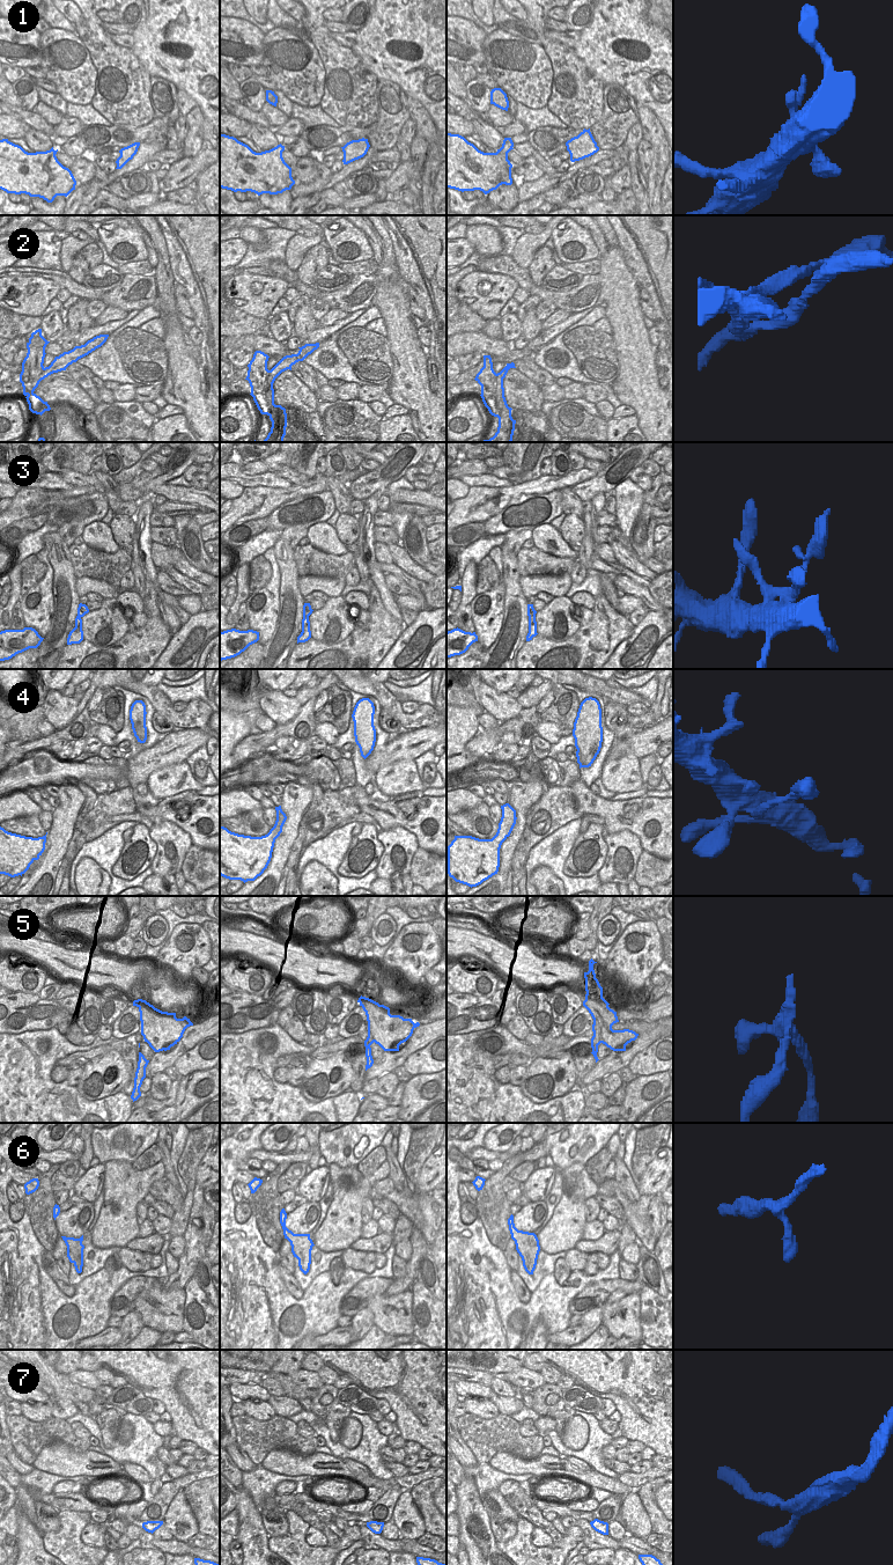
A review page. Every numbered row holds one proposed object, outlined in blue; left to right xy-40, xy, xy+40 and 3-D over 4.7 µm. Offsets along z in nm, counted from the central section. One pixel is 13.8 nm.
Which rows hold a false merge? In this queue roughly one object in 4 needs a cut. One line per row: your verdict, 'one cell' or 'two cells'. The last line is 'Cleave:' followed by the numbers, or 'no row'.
1: one cell
2: two cells
3: one cell
4: one cell
5: two cells
6: one cell
7: one cell
Cleave: 2, 5

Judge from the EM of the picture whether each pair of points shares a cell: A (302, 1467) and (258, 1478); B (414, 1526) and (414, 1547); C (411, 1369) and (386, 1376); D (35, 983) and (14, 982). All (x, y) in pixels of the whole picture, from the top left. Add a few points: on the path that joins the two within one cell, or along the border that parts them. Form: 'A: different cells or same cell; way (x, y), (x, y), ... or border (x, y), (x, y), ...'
A: different cells; border (260, 1464), (268, 1470), (285, 1475), (305, 1474)
B: different cells; border (400, 1536), (407, 1540), (415, 1540)
C: same cell; way (405, 1374), (392, 1375)
D: same cell; way (30, 982), (19, 982)

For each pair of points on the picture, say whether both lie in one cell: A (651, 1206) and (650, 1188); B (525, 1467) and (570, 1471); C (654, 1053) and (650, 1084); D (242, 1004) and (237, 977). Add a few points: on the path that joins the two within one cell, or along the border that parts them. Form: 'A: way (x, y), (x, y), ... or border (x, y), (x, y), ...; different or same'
A: border (659, 1194), (641, 1196); different
B: way (537, 1467), (555, 1466), (559, 1469); same
C: border (661, 1071), (639, 1075); different
D: border (233, 991), (246, 991), (262, 997); different

